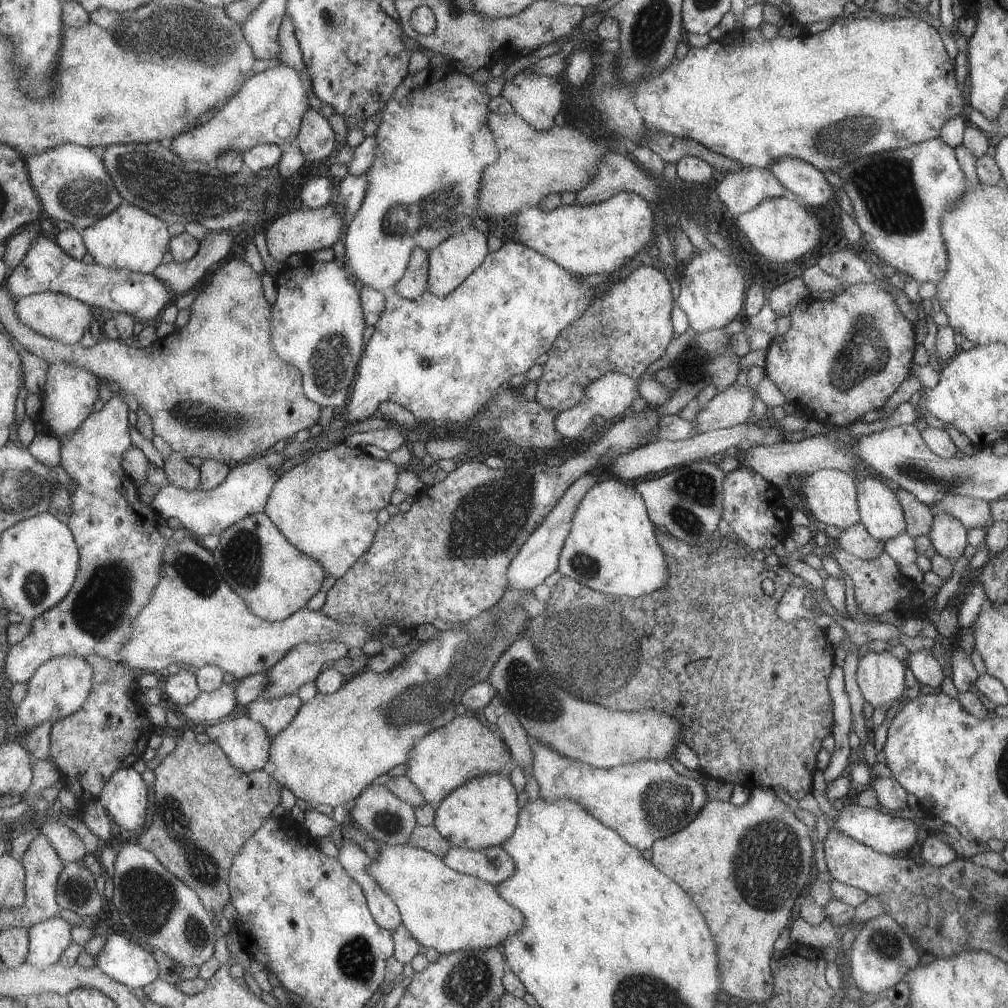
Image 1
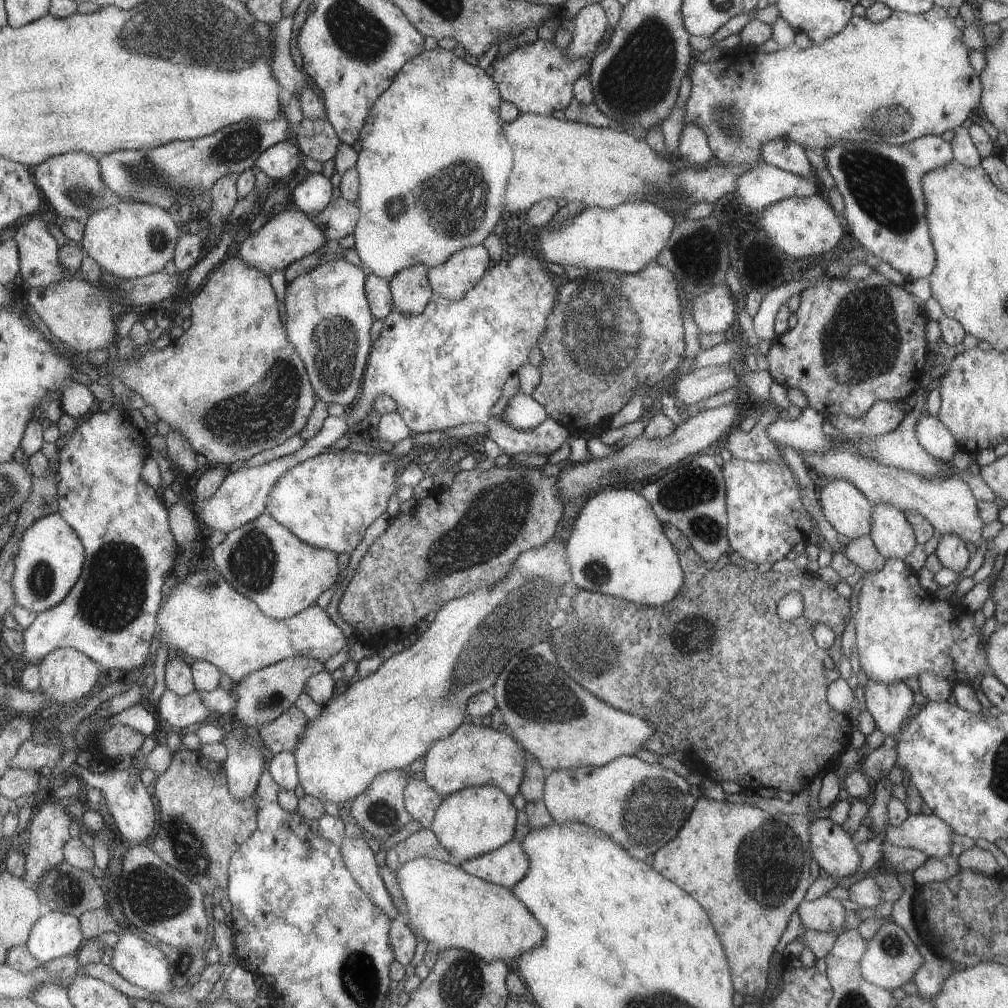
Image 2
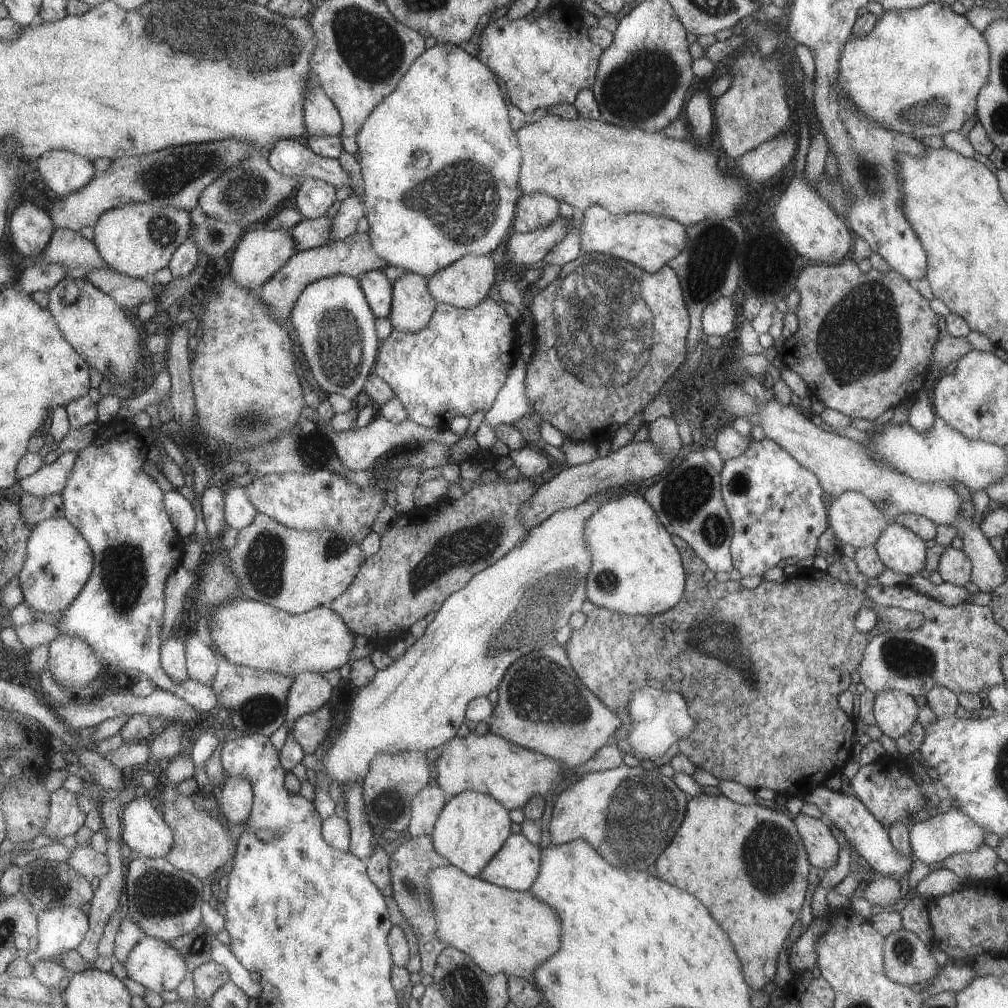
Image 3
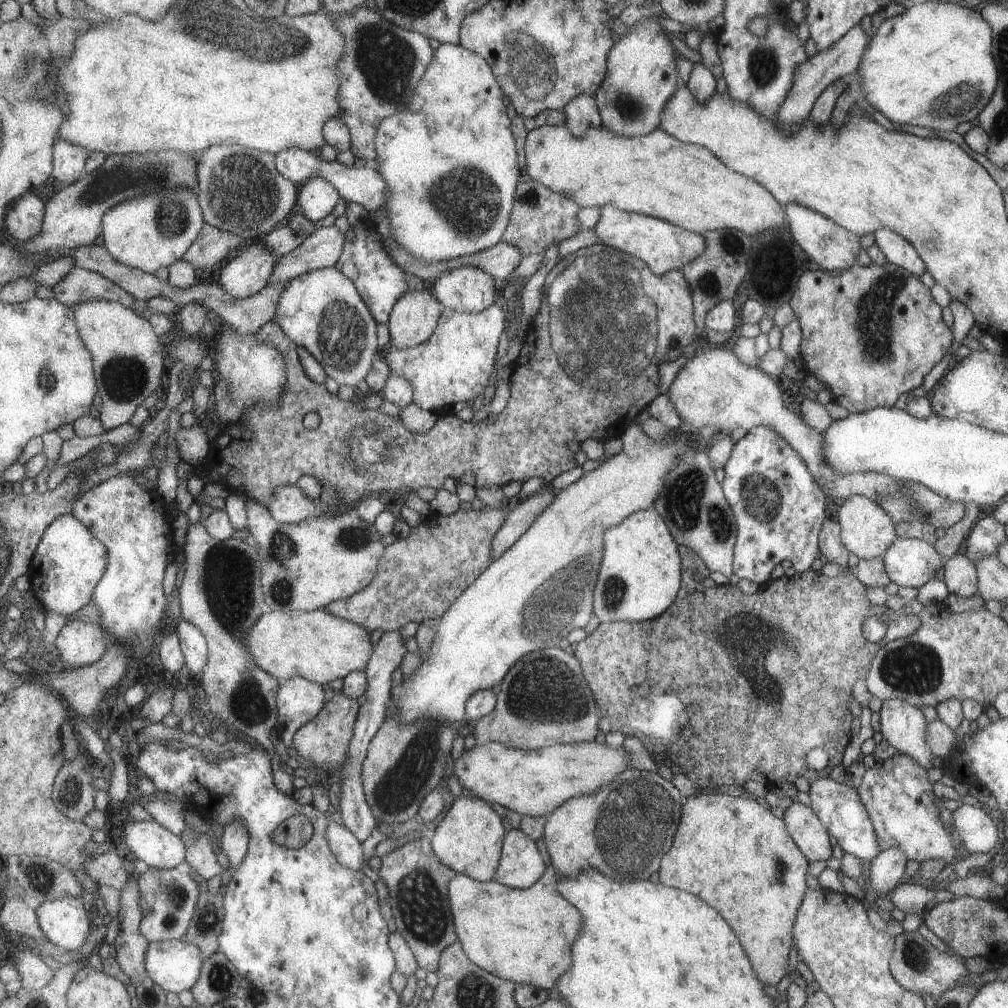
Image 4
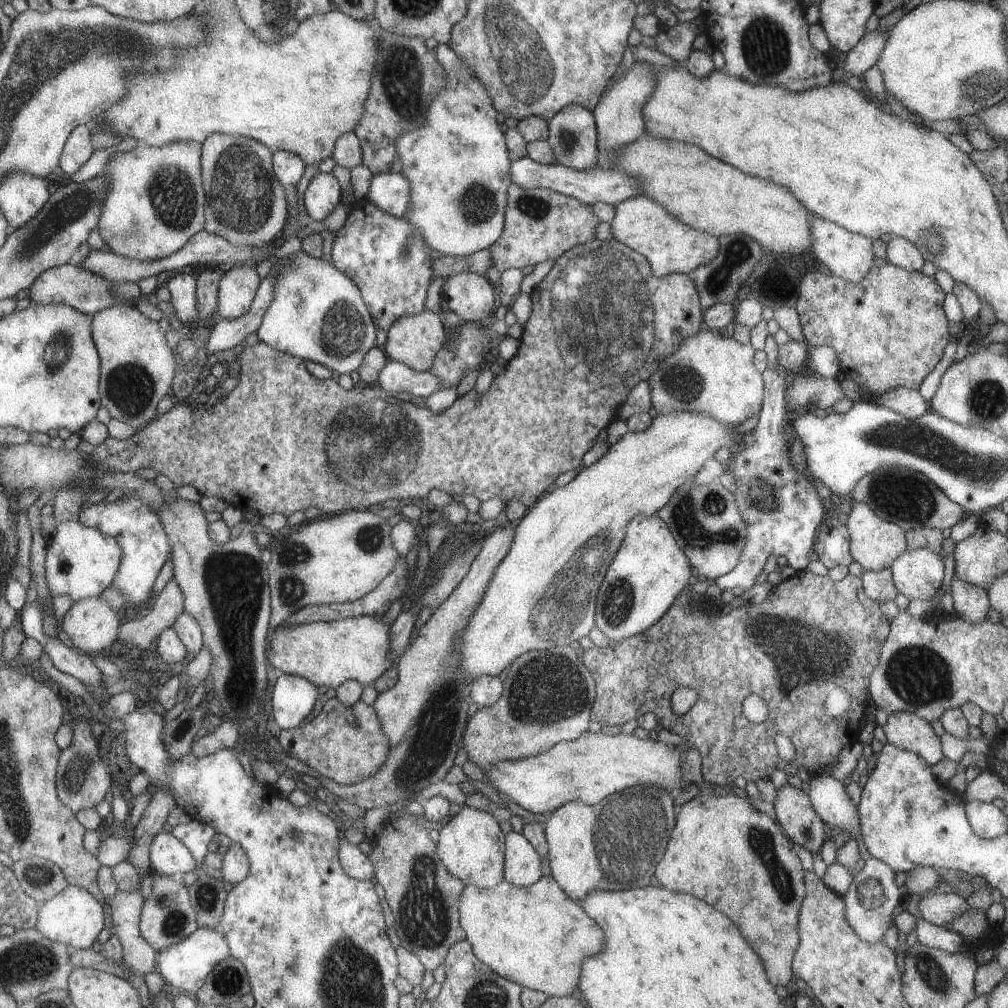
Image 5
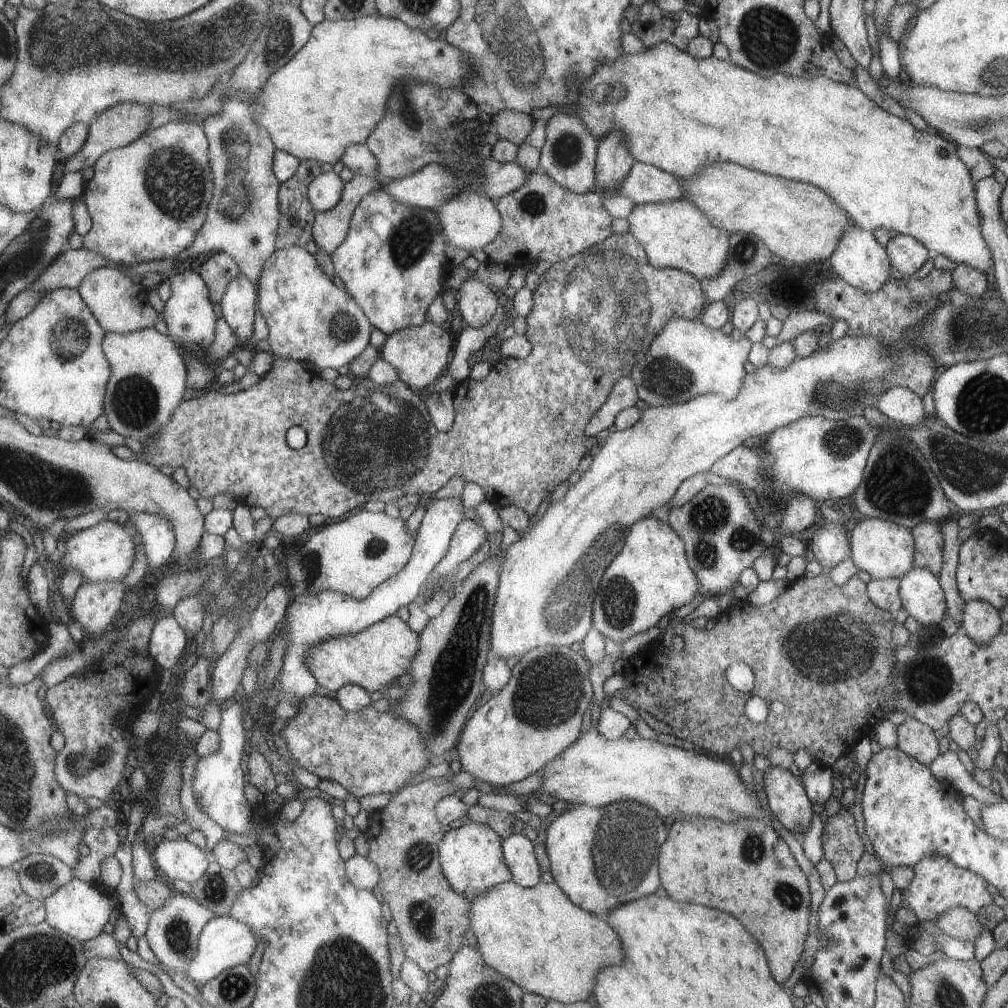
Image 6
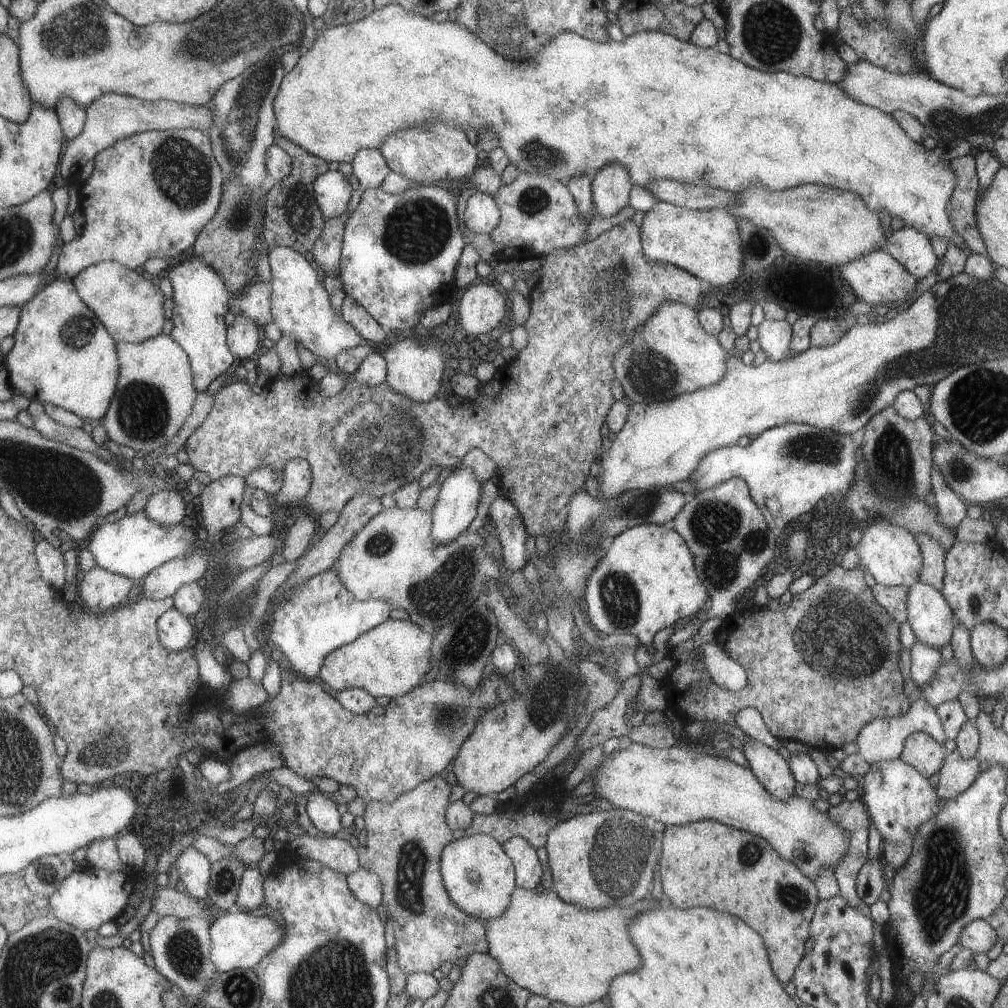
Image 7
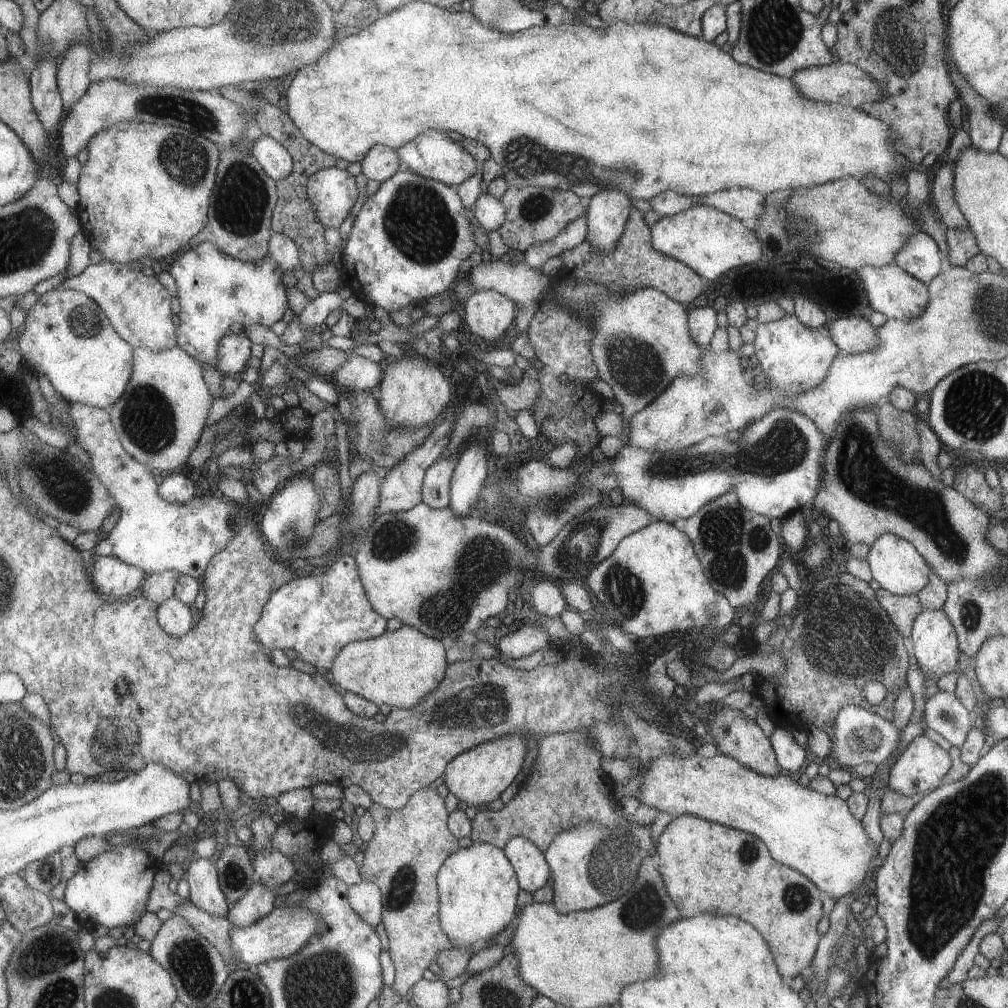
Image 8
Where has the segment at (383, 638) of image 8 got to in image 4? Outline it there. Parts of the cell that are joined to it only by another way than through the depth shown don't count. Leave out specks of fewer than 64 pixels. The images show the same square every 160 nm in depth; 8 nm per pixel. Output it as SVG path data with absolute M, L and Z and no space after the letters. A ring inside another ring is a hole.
M322 608L305 612L264 609L243 638L246 652L254 658L255 664L264 669L266 673L276 677L278 681L284 682L291 677L301 677L326 686L331 680L343 679L345 675L353 671L364 670L374 650L371 647L369 635L369 632L361 625L333 616Z

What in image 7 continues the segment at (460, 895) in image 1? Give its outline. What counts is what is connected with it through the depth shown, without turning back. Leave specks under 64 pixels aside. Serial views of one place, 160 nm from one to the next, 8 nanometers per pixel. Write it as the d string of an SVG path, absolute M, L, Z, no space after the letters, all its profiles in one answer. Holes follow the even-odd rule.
M517 887L510 896L510 906L504 914L483 922L488 941L487 954L501 964L501 970L509 976L509 980L550 1002L580 1007L599 1001L608 994L613 976L639 968L639 954L631 939L629 924L636 912L651 909L651 900L651 897L638 900L636 904L639 904L639 908L607 907L591 910L567 904L555 891L535 892L533 889Z

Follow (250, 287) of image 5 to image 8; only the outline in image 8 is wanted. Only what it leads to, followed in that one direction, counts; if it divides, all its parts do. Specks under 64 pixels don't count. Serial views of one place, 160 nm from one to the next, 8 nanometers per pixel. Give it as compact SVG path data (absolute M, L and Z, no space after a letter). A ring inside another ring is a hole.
M243 333L240 335L225 334L217 343L216 369L224 377L244 370L245 362L250 357L250 340Z

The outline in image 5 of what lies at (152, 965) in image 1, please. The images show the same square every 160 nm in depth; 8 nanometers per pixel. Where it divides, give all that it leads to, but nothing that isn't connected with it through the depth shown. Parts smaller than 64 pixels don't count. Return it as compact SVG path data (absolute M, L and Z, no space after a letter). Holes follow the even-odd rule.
M197 927L197 930L179 944L166 948L159 953L158 966L166 986L172 991L187 990L194 995L203 984L204 978L220 960L231 956L226 936L219 928Z

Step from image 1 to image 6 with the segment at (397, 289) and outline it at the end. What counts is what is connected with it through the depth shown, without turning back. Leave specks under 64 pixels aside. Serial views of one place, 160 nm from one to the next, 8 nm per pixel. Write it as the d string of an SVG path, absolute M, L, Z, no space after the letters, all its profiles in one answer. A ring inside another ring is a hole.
M424 321L421 326L403 327L386 336L384 343L379 347L379 358L396 370L400 381L414 392L420 392L446 368L449 352L451 352L451 338L447 332L444 332L440 326Z

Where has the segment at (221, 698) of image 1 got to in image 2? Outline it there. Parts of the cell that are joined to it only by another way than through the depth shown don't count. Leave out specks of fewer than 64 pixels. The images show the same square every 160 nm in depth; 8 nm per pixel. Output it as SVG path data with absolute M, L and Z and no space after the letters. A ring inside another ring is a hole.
M169 688L157 698L152 708L158 718L175 731L194 729L210 720L212 715L218 717L221 715L208 709L197 691L181 696Z

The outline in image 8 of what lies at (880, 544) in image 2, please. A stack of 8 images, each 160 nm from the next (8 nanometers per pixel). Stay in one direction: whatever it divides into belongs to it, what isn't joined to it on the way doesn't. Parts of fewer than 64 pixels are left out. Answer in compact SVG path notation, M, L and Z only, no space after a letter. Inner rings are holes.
M922 609L912 622L909 639L911 640L911 654L914 661L925 677L934 681L943 674L953 672L959 658L959 641L952 621L945 616L942 610Z

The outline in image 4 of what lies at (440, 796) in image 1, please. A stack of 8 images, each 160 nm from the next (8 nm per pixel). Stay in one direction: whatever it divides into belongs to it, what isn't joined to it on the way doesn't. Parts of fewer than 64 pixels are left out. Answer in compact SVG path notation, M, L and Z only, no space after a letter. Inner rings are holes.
M595 739L537 750L512 749L493 741L463 750L451 767L462 788L471 790L475 798L489 804L496 802L521 816L540 817L567 799L595 795L604 784L611 783L617 775L629 770L625 768L628 760L629 755L622 746L613 748Z

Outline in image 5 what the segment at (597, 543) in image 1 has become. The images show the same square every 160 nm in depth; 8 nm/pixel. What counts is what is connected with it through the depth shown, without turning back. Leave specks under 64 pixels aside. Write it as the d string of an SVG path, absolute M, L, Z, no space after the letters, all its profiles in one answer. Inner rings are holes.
M656 514L633 517L596 592L594 626L615 643L647 631L691 583L687 580L691 576L687 559L664 520Z

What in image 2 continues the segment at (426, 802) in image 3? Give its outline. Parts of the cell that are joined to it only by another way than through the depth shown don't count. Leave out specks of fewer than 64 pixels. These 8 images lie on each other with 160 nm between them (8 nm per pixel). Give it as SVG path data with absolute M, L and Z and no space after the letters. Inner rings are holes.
M410 776L403 789L405 810L416 820L421 829L429 828L433 815L442 801L424 780L418 776Z

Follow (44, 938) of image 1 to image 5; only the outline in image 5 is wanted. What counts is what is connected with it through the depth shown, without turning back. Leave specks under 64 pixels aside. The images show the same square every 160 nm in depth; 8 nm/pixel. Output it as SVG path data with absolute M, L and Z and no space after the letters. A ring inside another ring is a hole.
M70 884L63 892L42 904L37 929L51 940L66 944L72 949L86 949L97 940L105 926L103 904L86 888Z

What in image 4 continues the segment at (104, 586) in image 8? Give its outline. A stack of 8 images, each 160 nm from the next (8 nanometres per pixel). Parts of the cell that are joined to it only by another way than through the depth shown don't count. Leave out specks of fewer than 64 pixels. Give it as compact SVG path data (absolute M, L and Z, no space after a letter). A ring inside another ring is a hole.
M70 620L59 633L55 647L64 667L79 668L95 664L108 651L110 635L100 622Z

